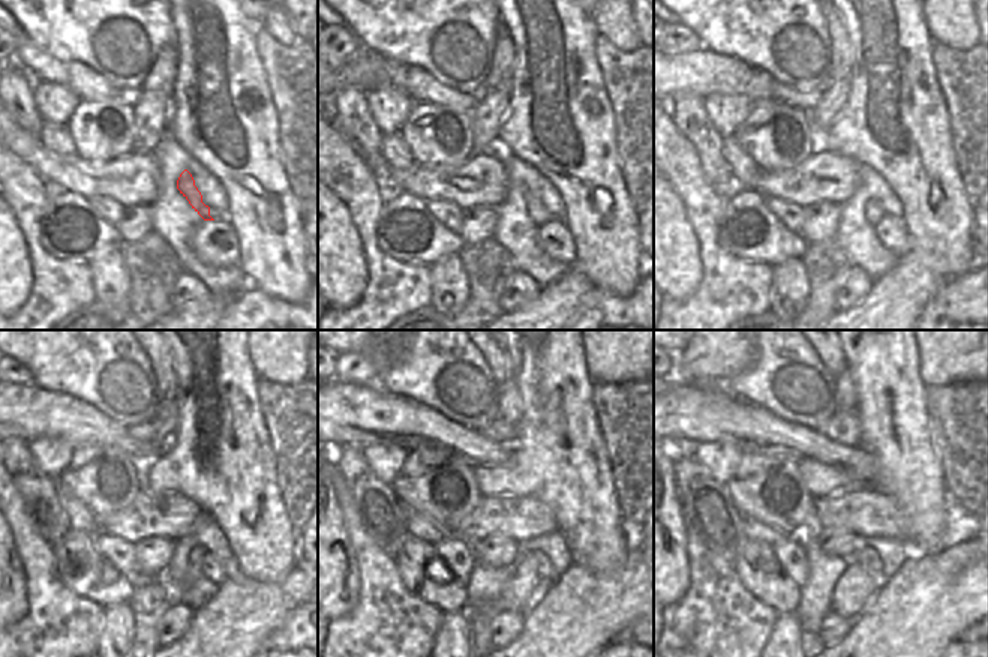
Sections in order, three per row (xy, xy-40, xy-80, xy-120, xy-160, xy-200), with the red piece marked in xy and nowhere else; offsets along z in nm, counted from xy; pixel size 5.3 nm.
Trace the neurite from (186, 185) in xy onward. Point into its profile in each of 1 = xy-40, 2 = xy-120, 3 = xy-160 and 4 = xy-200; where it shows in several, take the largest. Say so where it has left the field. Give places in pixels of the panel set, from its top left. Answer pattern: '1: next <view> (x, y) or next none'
1: next xy-40 (535, 209)
2: next xy-120 (197, 554)
3: next xy-160 (525, 587)
4: next xy-200 (853, 591)

